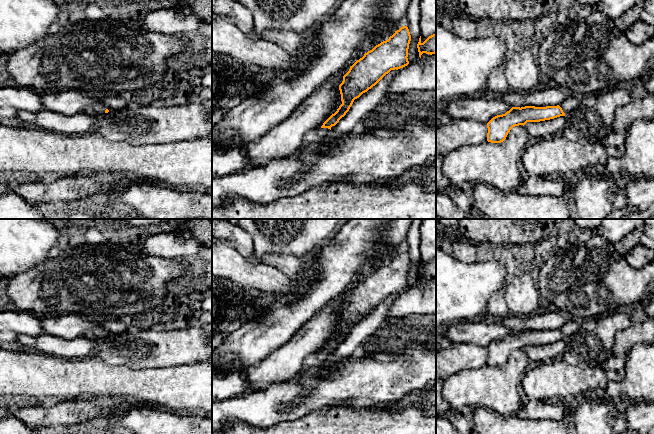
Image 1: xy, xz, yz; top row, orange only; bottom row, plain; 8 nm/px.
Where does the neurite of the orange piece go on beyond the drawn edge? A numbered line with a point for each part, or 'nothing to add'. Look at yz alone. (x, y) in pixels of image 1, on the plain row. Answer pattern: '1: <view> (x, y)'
nothing to add

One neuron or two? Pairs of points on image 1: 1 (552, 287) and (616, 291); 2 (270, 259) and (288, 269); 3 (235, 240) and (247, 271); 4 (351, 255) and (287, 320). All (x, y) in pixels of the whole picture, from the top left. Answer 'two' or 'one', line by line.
1: one
2: one
3: two
4: one

